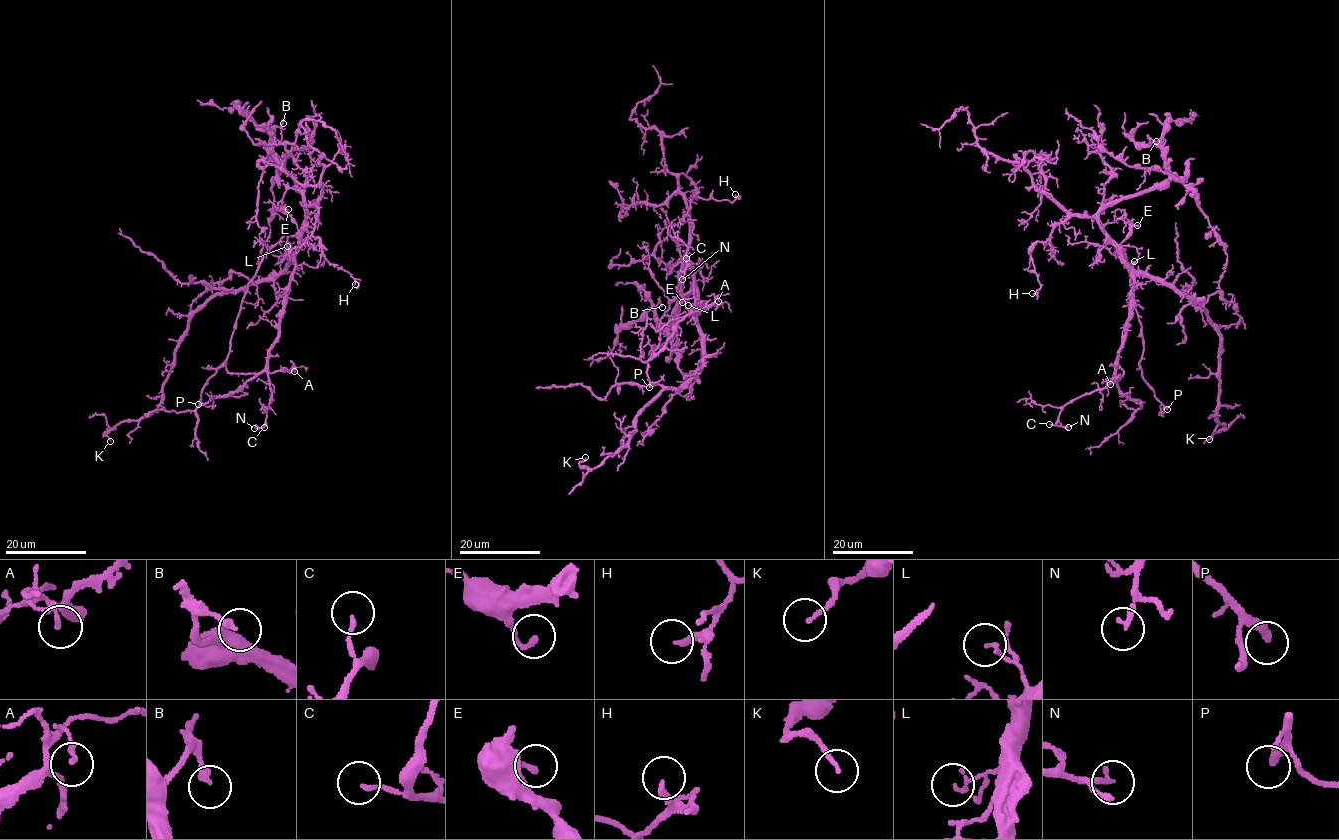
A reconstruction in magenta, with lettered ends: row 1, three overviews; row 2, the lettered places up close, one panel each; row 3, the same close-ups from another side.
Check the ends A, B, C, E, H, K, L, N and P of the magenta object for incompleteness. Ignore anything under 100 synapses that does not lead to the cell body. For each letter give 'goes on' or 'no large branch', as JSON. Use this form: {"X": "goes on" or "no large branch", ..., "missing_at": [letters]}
{"A": "no large branch", "B": "no large branch", "C": "no large branch", "E": "no large branch", "H": "no large branch", "K": "no large branch", "L": "no large branch", "N": "no large branch", "P": "goes on", "missing_at": ["P"]}

